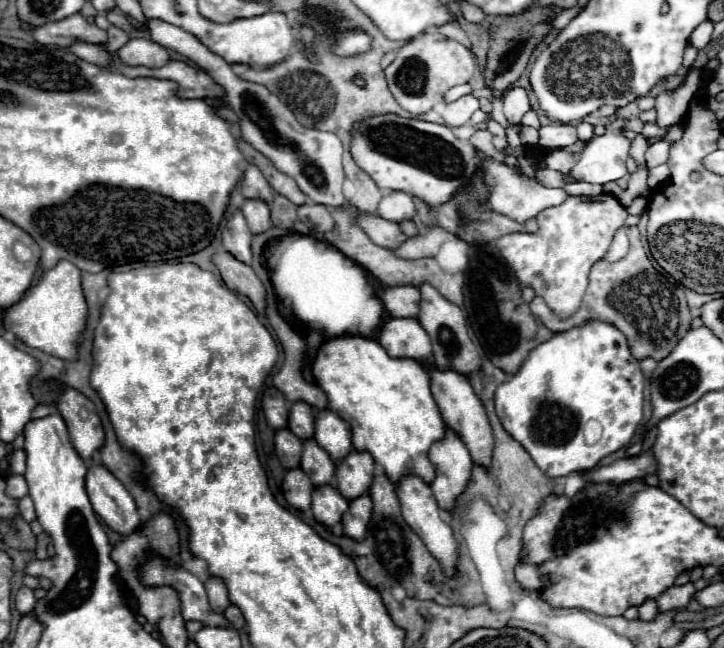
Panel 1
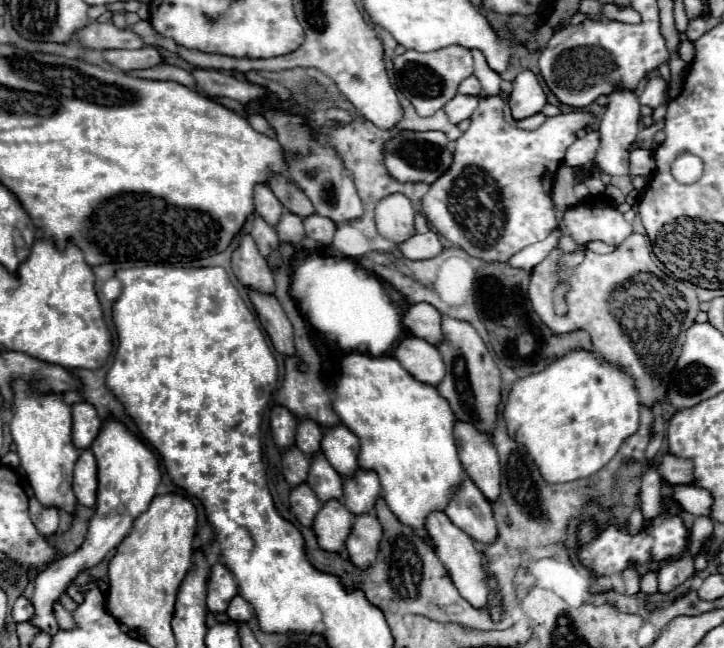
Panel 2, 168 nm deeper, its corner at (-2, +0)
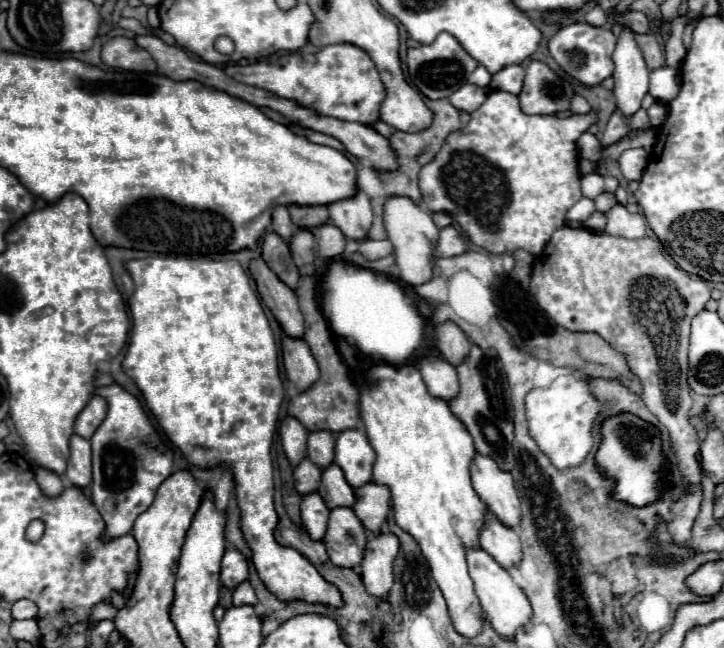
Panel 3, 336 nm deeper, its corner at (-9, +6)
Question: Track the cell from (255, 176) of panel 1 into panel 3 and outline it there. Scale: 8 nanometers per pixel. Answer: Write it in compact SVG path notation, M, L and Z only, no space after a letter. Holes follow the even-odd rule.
M286 206L274 208L270 230L276 232L276 234L280 234L280 238L284 238L284 242L290 242L292 240L292 234L294 234L296 228L294 228L294 224L290 220L290 214L288 214L288 208Z

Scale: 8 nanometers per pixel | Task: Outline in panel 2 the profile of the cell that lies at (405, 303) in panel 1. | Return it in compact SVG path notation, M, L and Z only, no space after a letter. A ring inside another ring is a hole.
M427 302L411 304L403 314L403 326L419 338L425 338L431 344L441 342L441 314L435 306Z

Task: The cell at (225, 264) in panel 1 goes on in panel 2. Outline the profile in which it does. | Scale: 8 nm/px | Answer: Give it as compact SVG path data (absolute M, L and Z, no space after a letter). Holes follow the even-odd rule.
M247 288L247 294L249 294L249 300L253 302L253 306L257 310L257 316L261 320L263 328L271 336L275 350L281 354L295 354L293 328L291 328L289 318L285 316L281 304L277 302L277 298L273 294L257 292L251 288Z

